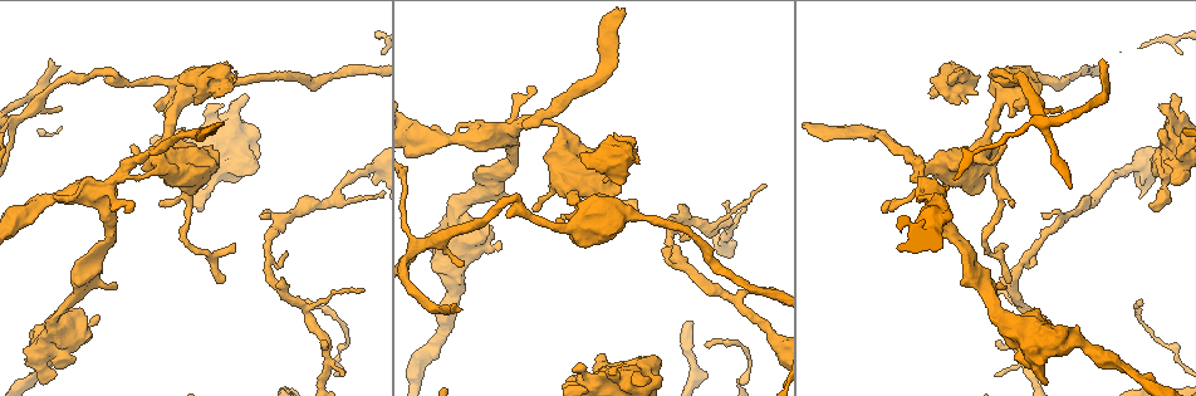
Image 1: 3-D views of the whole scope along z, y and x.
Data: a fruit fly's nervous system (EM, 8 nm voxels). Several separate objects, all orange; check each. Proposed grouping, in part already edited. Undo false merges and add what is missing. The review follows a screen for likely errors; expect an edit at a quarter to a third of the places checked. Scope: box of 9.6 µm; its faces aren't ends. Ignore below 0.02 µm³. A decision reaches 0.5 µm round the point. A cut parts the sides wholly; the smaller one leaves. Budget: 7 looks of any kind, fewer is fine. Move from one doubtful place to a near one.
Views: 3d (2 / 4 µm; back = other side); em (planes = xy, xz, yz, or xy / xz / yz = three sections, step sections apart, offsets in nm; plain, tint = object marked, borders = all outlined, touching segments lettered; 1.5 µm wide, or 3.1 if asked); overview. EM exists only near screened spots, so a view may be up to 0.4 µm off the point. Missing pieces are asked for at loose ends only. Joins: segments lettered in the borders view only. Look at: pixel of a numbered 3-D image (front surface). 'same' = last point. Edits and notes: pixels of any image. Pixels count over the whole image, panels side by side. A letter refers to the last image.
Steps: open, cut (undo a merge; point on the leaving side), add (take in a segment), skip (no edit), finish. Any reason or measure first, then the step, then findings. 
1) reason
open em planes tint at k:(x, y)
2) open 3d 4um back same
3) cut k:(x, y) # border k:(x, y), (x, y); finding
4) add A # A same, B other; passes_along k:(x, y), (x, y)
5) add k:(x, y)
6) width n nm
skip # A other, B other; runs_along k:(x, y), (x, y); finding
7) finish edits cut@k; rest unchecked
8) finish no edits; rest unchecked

tapers out
open 3d 4um at 1:(267, 215)

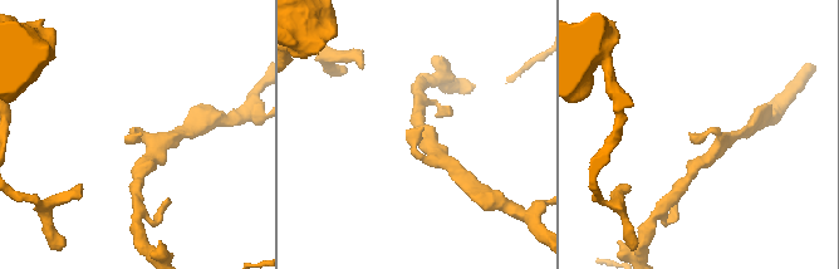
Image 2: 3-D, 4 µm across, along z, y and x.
now the EM
open em planes borders at 2:(138, 133)

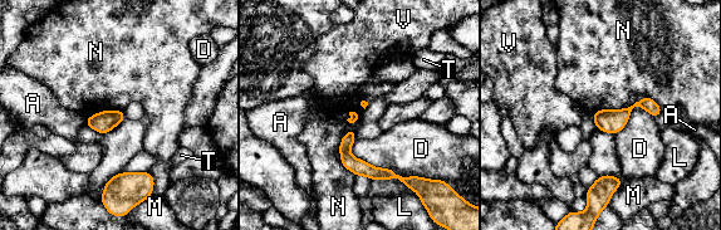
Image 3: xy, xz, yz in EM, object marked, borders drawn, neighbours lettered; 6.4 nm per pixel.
skip # A other, D other, L other, M other, N other, T other, V other; runs_along 3:(657, 109), (634, 104), (622, 116), (596, 116); no lettered segment goes on from it

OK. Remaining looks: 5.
abrupt turn
open 3d 4um at 1:(985, 238)

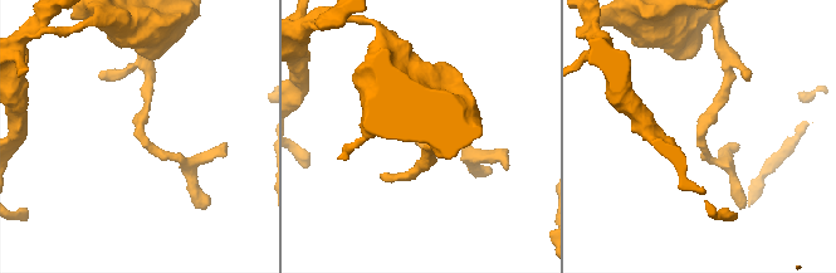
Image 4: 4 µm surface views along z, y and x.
need the tissue
open em planes plain at 4:(701, 135)

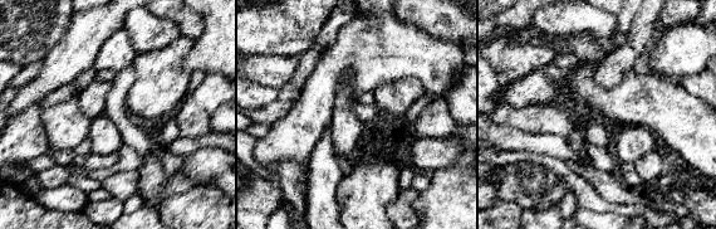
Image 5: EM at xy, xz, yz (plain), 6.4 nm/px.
open em planes borders same

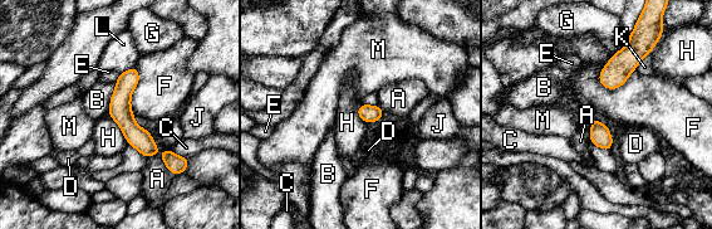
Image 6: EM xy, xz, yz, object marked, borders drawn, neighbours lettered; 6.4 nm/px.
width 110 nm
skip # A other, B other, C other, D other, E other, F other, G other, H other, J other, K other, L other, M other; border 6:(107, 113), (119, 127), (128, 145); continuous, no second neuron

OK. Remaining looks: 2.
stops while still wide
open em xy step 8 borders at 1:(239, 179)

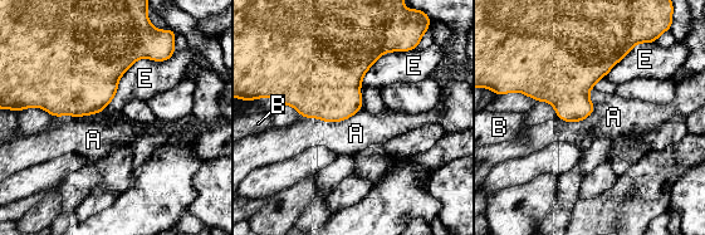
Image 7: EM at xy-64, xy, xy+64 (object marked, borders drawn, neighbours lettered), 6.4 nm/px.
skip # A other, B other, E other; no lettered segment goes on from it

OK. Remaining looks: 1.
finish no edits; rest unchecked

